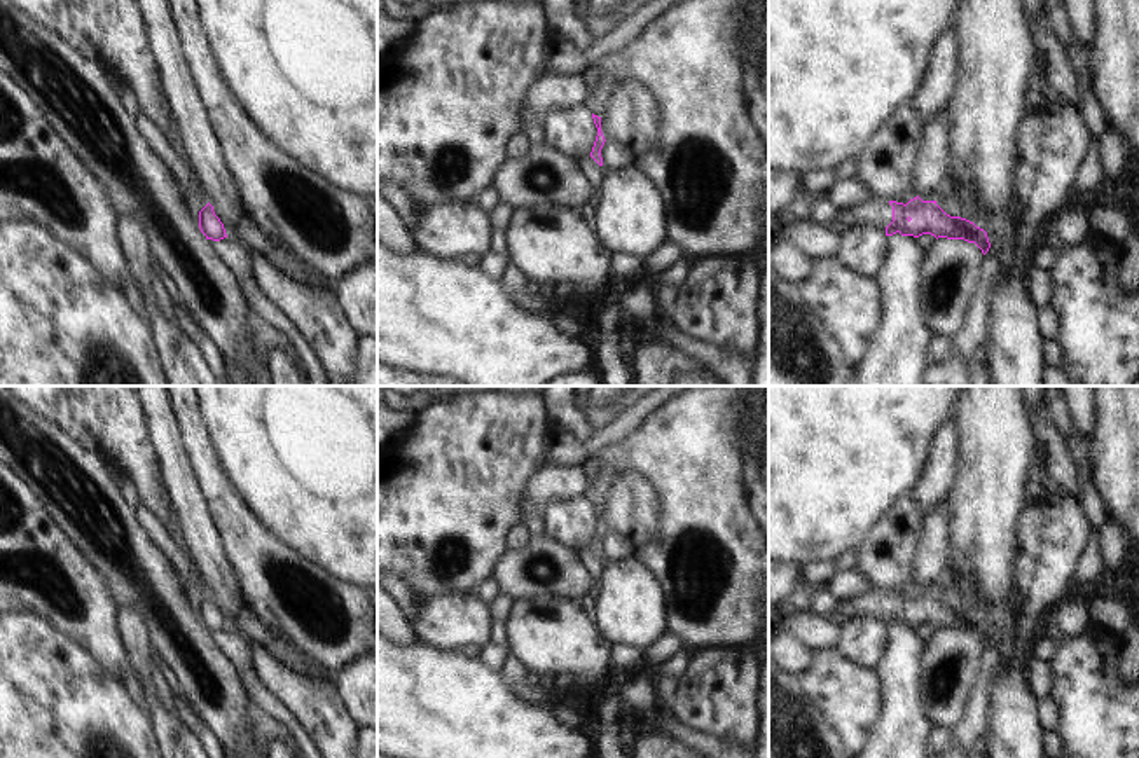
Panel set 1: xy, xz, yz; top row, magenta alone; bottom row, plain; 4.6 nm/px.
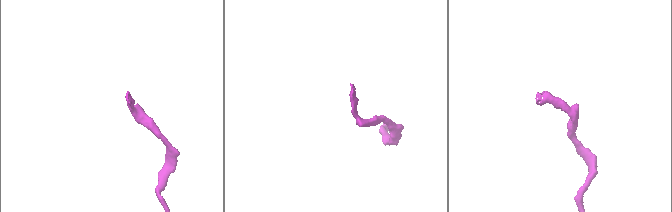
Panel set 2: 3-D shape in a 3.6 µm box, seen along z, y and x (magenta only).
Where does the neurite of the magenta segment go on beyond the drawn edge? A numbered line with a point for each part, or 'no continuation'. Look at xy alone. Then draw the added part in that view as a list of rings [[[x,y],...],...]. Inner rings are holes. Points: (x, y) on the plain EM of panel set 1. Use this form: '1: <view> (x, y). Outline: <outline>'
no continuation

